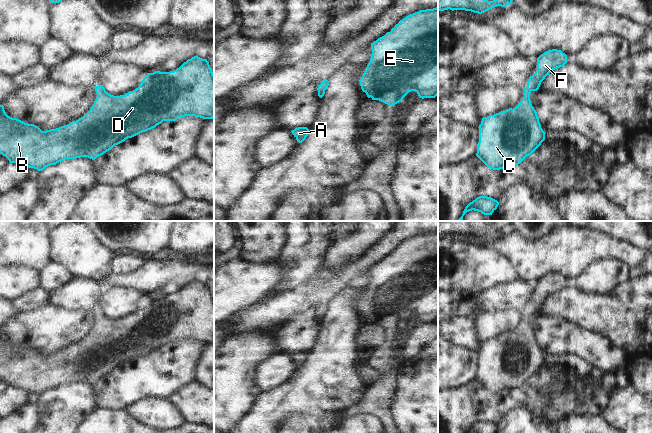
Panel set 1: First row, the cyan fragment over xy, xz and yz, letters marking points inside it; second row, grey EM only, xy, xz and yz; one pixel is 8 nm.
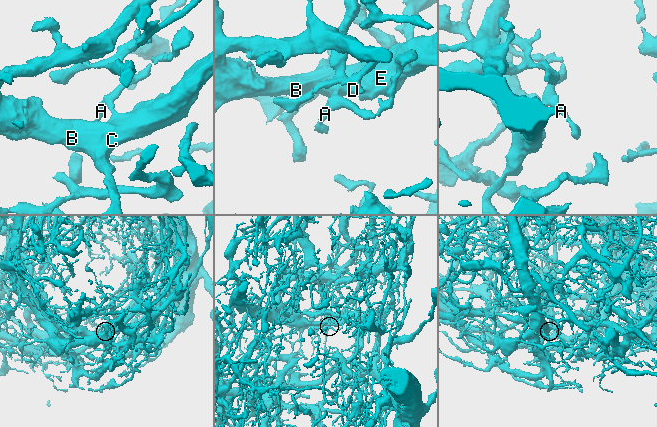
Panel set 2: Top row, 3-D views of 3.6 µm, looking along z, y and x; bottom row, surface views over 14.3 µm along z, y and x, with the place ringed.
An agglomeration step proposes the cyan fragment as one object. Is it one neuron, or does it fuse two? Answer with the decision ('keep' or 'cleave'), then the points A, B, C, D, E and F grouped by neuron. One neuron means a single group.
keep; A B C D E F

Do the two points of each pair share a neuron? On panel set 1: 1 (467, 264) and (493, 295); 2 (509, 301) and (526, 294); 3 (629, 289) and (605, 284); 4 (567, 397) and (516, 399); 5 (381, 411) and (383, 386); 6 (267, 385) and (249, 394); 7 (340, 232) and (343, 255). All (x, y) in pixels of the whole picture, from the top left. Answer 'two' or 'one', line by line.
1: two
2: one
3: two
4: two
5: one
6: two
7: two

